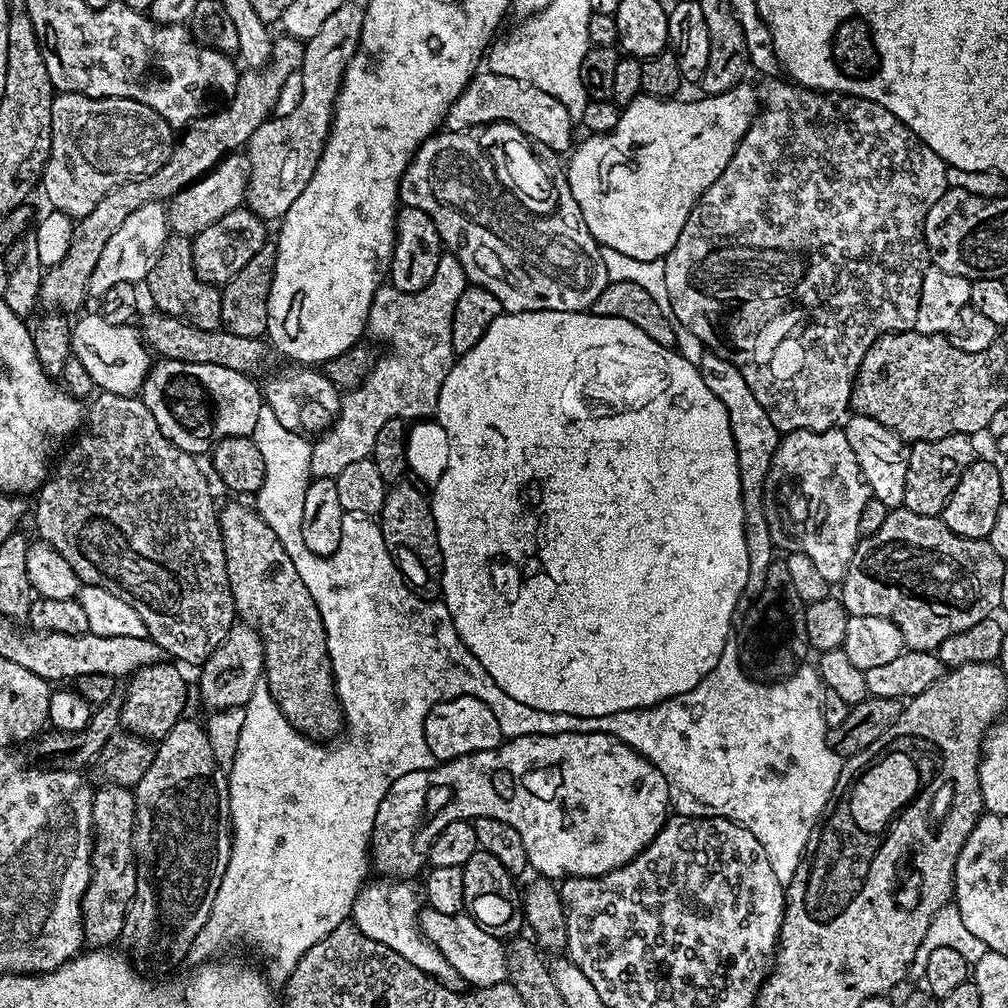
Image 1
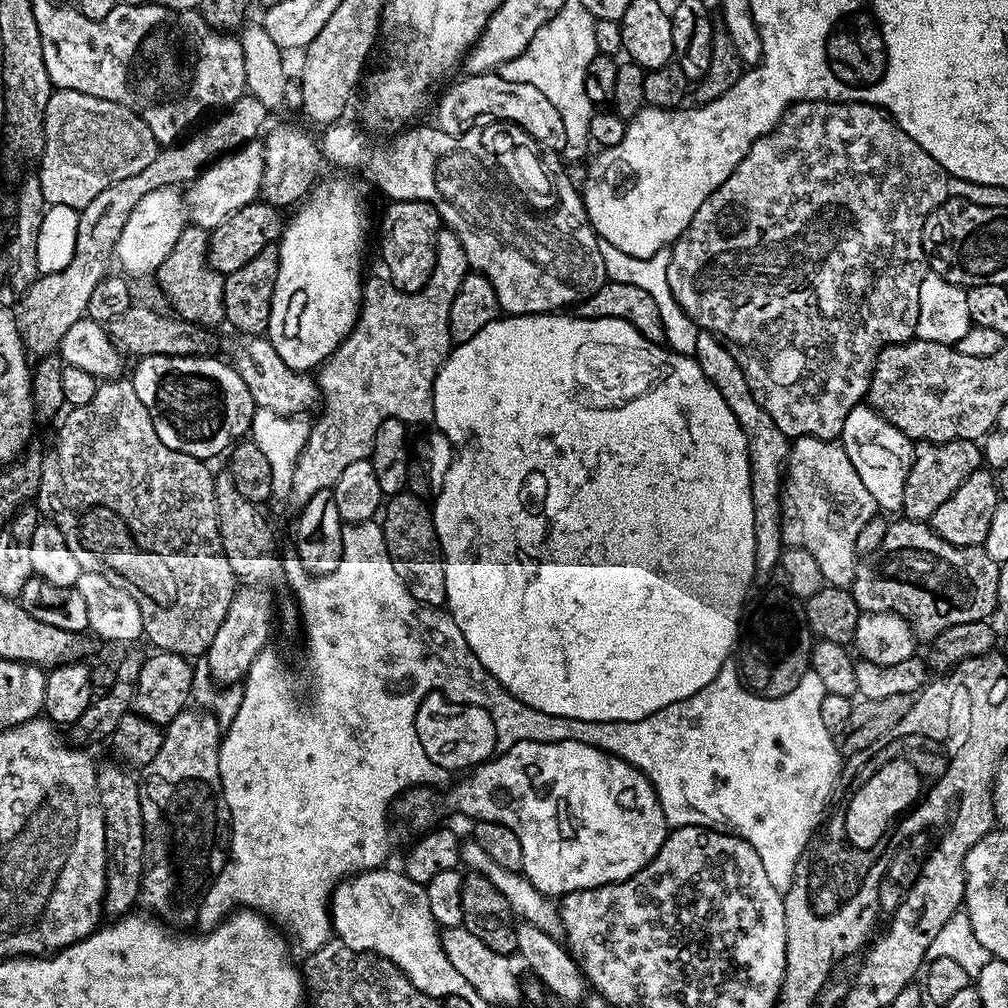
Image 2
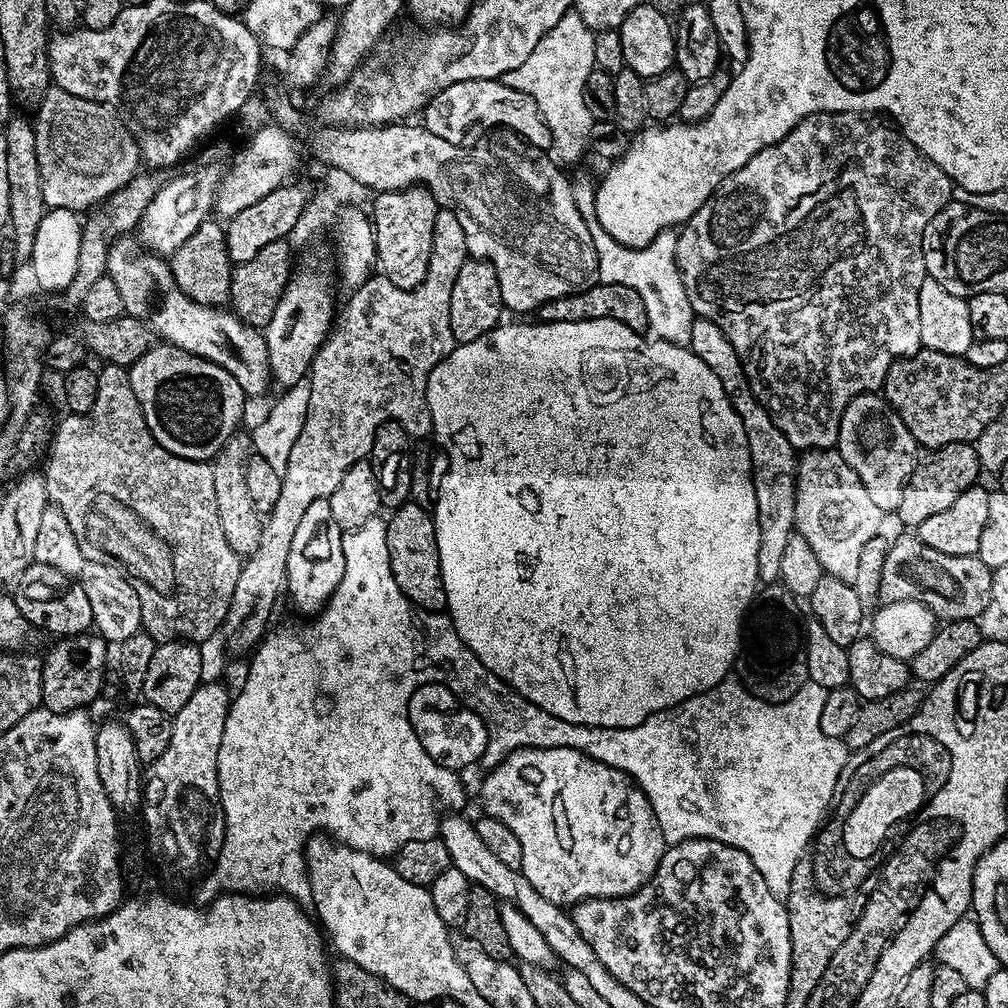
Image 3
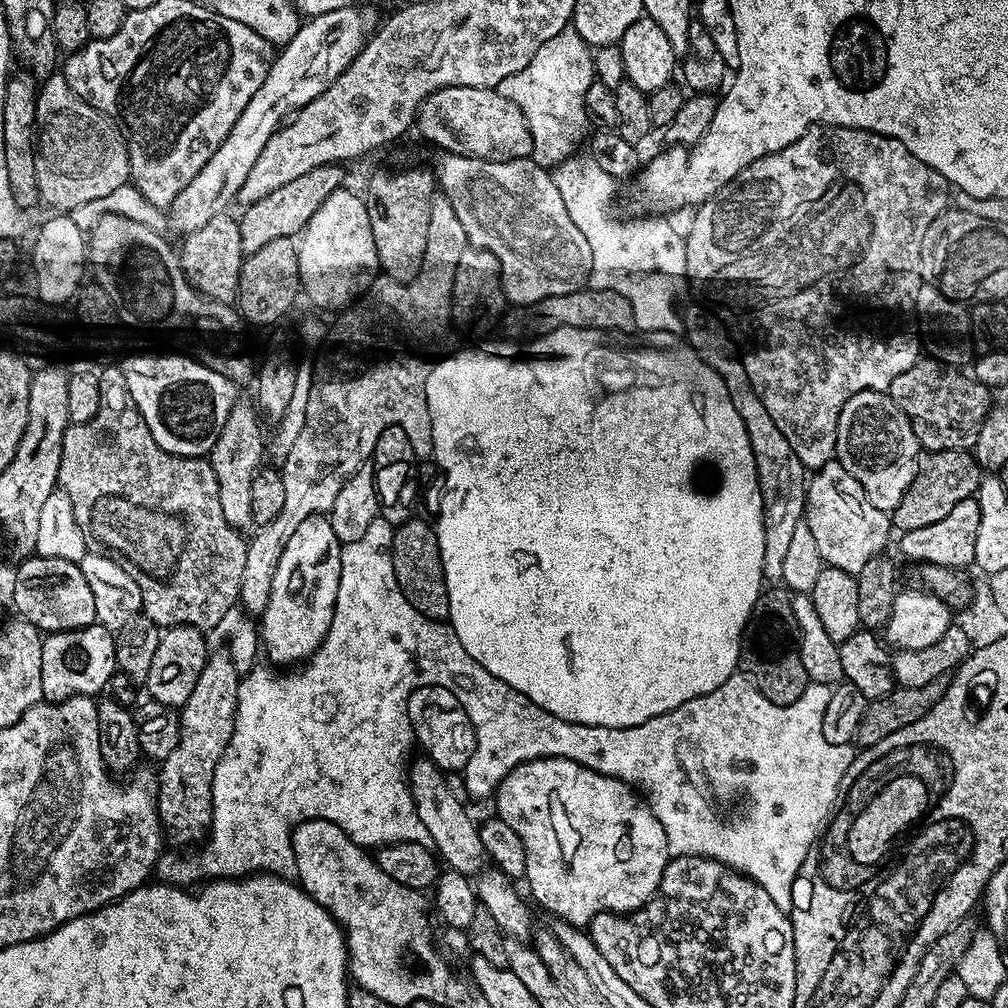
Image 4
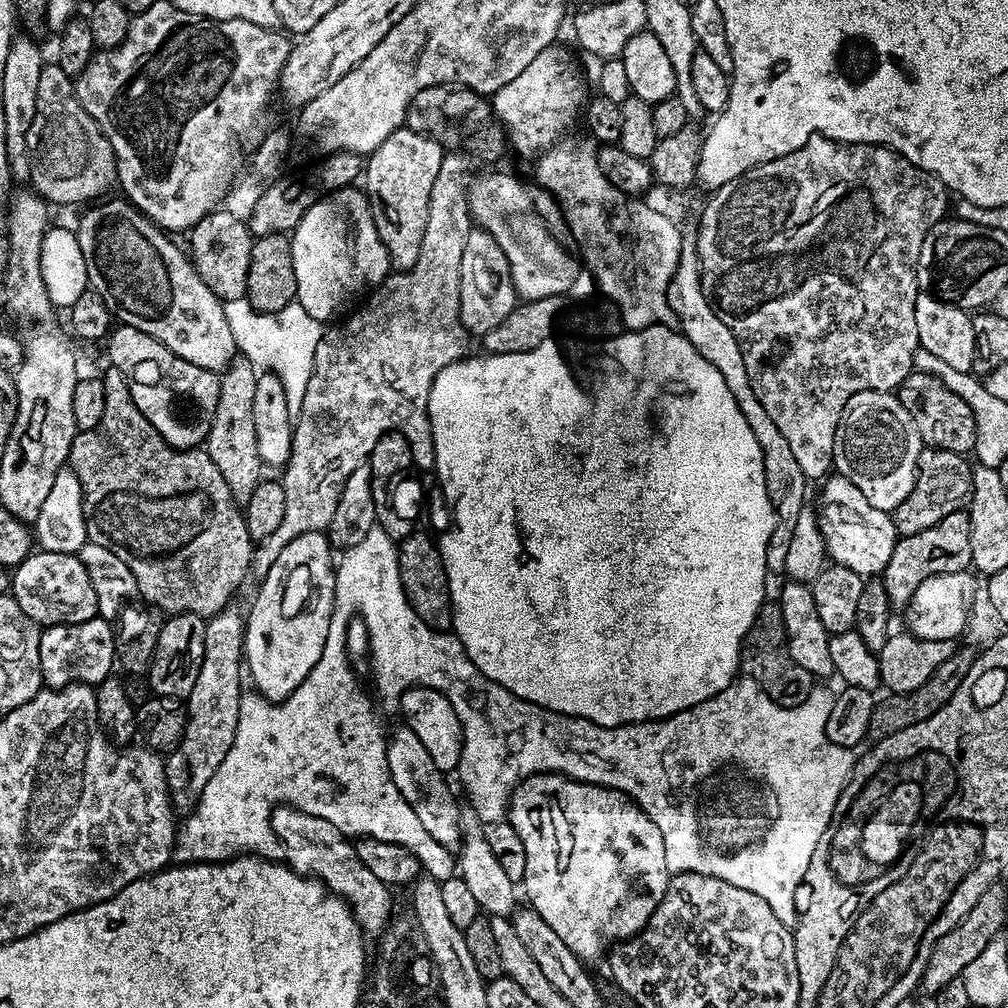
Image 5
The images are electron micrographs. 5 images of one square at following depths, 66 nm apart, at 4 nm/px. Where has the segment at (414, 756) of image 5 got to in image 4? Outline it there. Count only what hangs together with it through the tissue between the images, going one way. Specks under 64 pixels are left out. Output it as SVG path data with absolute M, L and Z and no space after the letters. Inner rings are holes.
M413 759L407 769L407 784L413 796L418 818L429 831L432 839L431 847L451 871L465 874L479 873L482 868L480 863L485 863L486 857L477 821L475 819L472 821L472 816L464 809L463 802L452 793L452 788L448 785L449 777L431 760L419 759L416 761Z

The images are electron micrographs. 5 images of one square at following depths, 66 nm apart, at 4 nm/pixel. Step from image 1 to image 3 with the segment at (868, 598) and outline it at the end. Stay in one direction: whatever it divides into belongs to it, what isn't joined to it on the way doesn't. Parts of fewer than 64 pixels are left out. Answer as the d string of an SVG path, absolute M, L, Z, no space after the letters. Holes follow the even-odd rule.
M919 535L900 536L897 540L893 539L888 546L888 553L885 556L885 565L882 566L881 593L886 594L888 600L917 600L919 604L925 604L931 612L936 615L937 621L947 622L949 620L976 620L980 615L989 611L992 602L992 569L986 566L986 562L982 562L979 555L975 556L951 556L950 554L942 554L942 550L934 550L930 546L926 546L921 542Z

